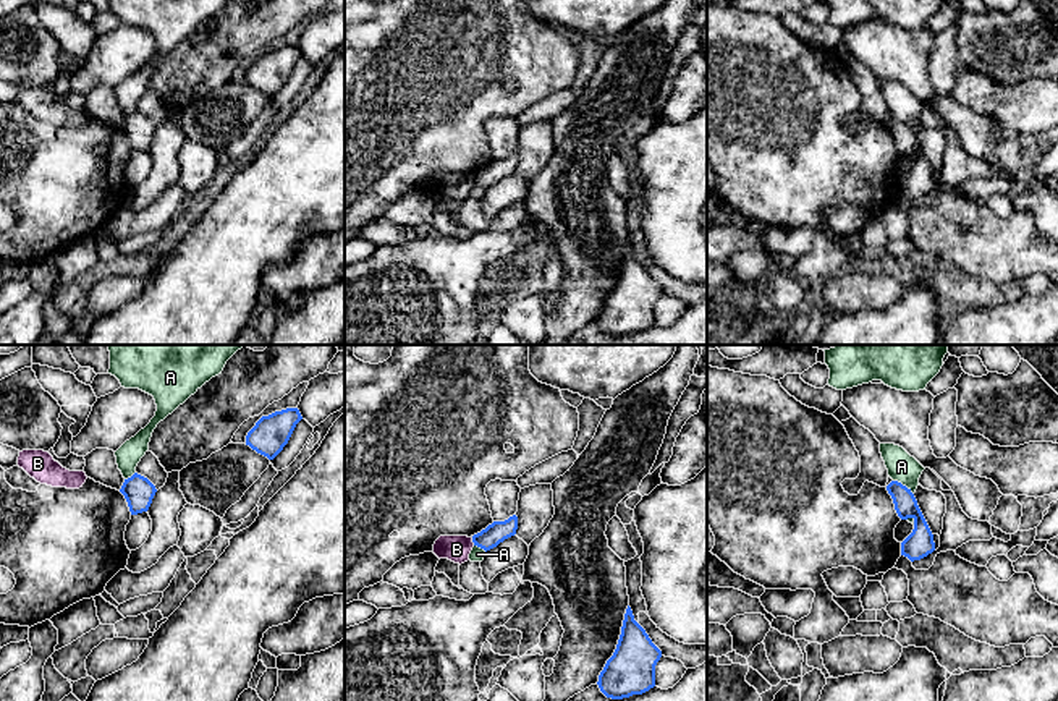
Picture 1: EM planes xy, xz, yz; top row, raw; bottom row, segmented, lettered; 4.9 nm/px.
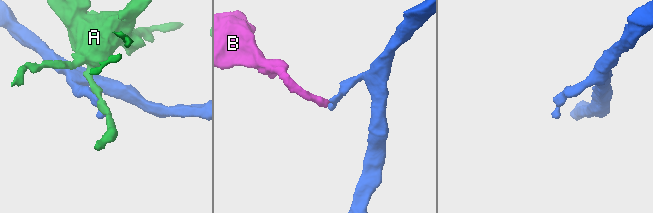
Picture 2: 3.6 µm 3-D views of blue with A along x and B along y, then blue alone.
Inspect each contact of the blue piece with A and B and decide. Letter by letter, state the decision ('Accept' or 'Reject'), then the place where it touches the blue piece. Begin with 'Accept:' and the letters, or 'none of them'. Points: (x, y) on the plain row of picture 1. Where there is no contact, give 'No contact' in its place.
Accept: none of them
A: Reject. Touches blue at yz (901, 122)
B: Reject. Touches blue at xz (473, 178)

